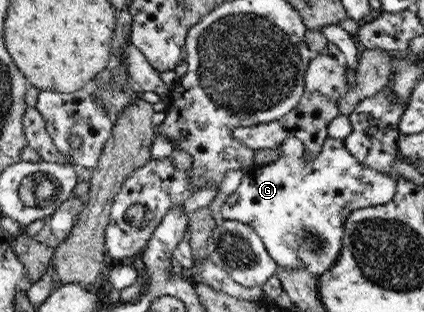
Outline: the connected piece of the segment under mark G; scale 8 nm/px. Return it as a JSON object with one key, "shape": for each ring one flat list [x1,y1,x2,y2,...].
{"shape":[[288,137,281,145,281,155,274,163,261,167,252,165,245,173,240,186,222,205,222,217,228,221,241,221,254,228,261,237,267,253,279,267,290,267,290,259,296,259,314,278,330,271,340,258,346,217,356,210,373,210,394,198,397,181,365,167,347,151,345,142,328,137,321,151,307,160,307,150,296,137]]}

